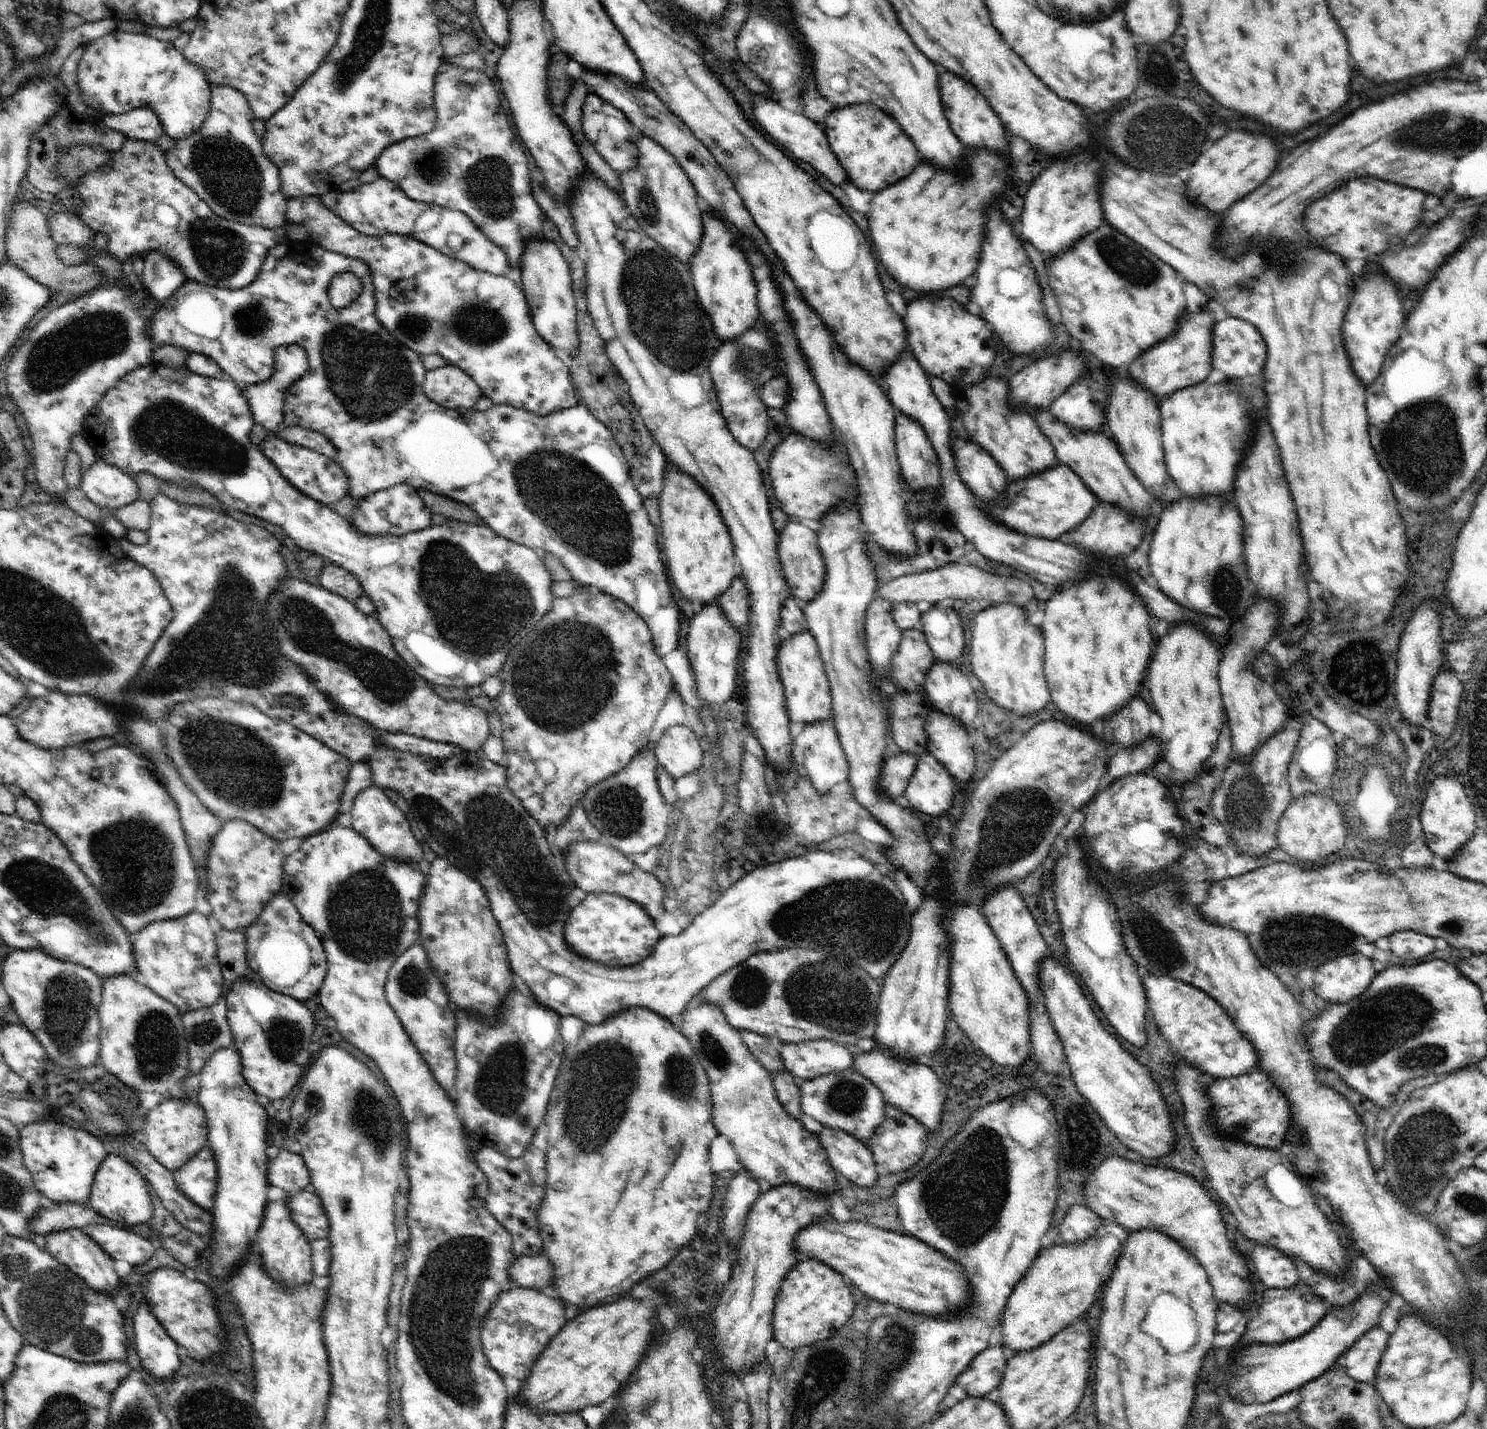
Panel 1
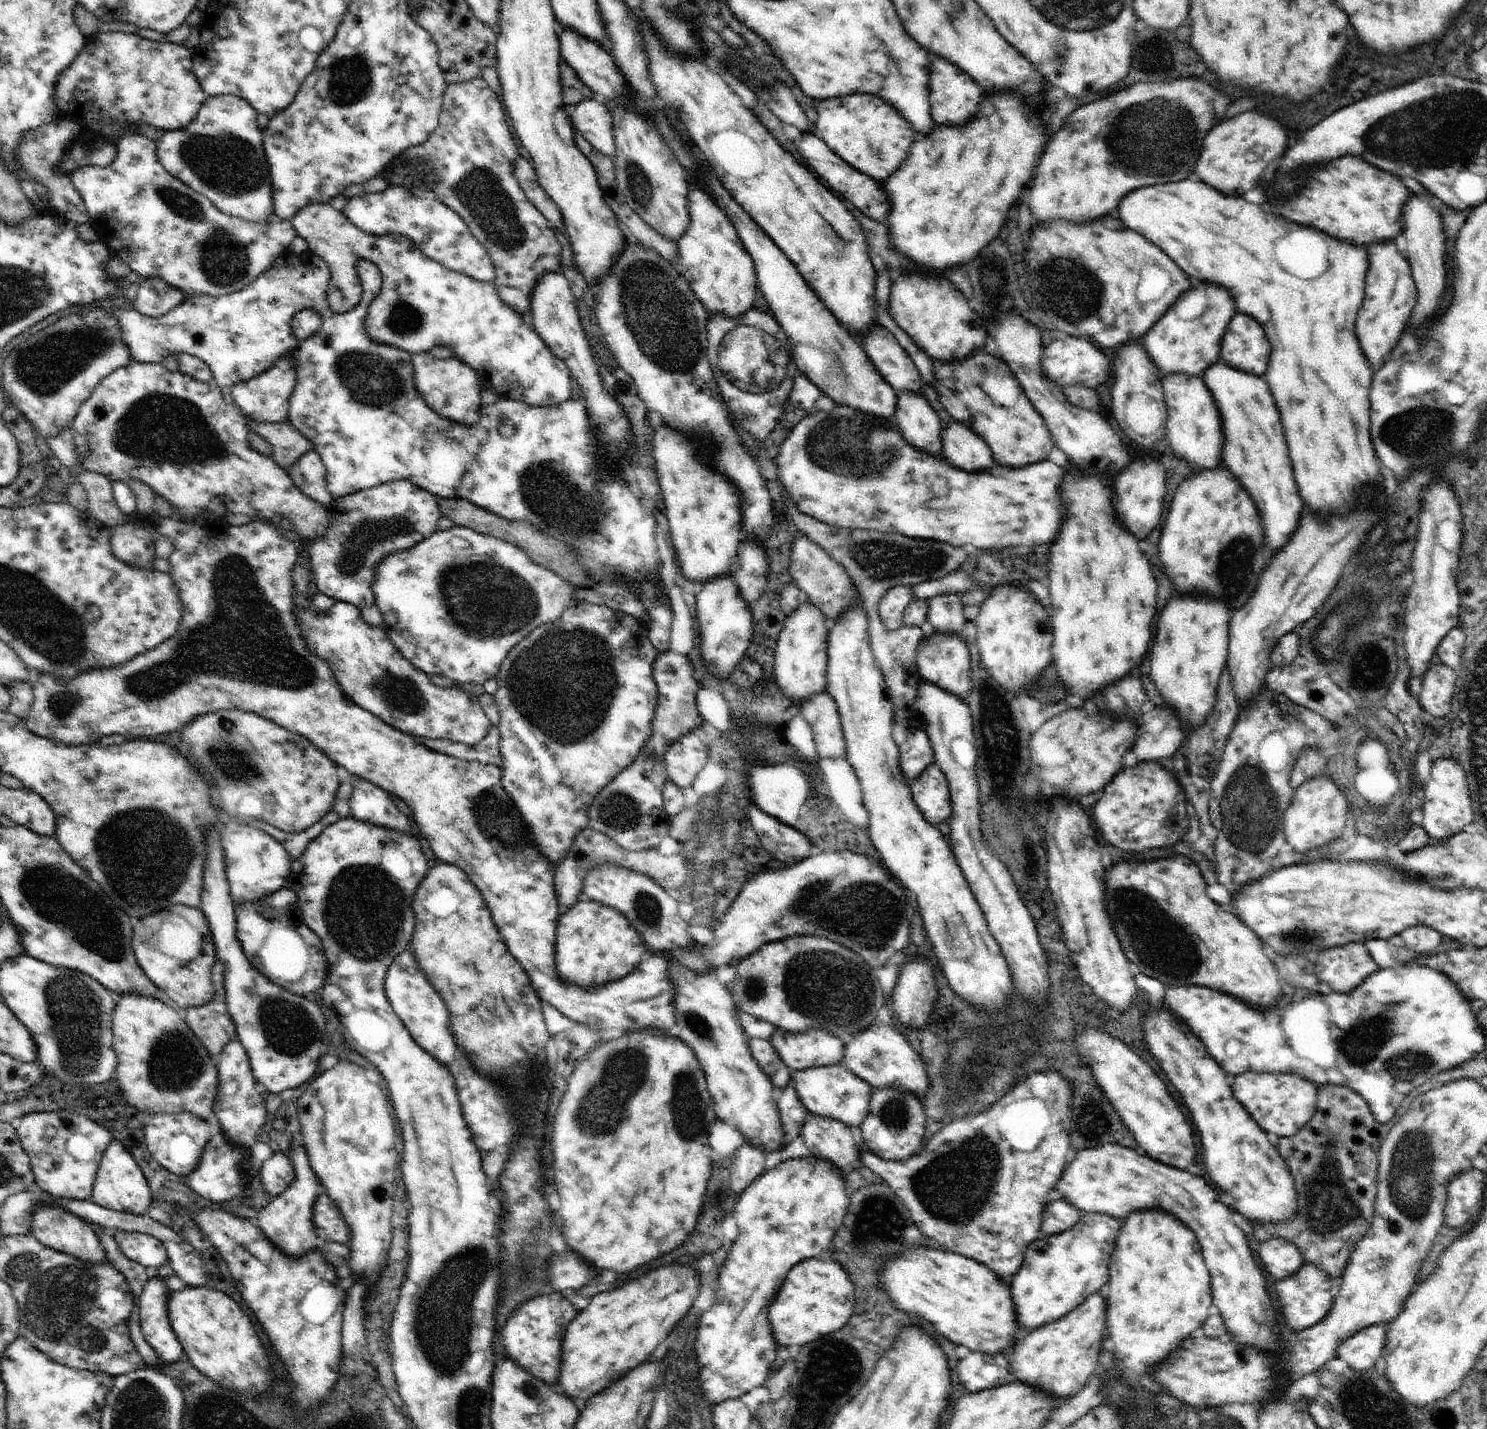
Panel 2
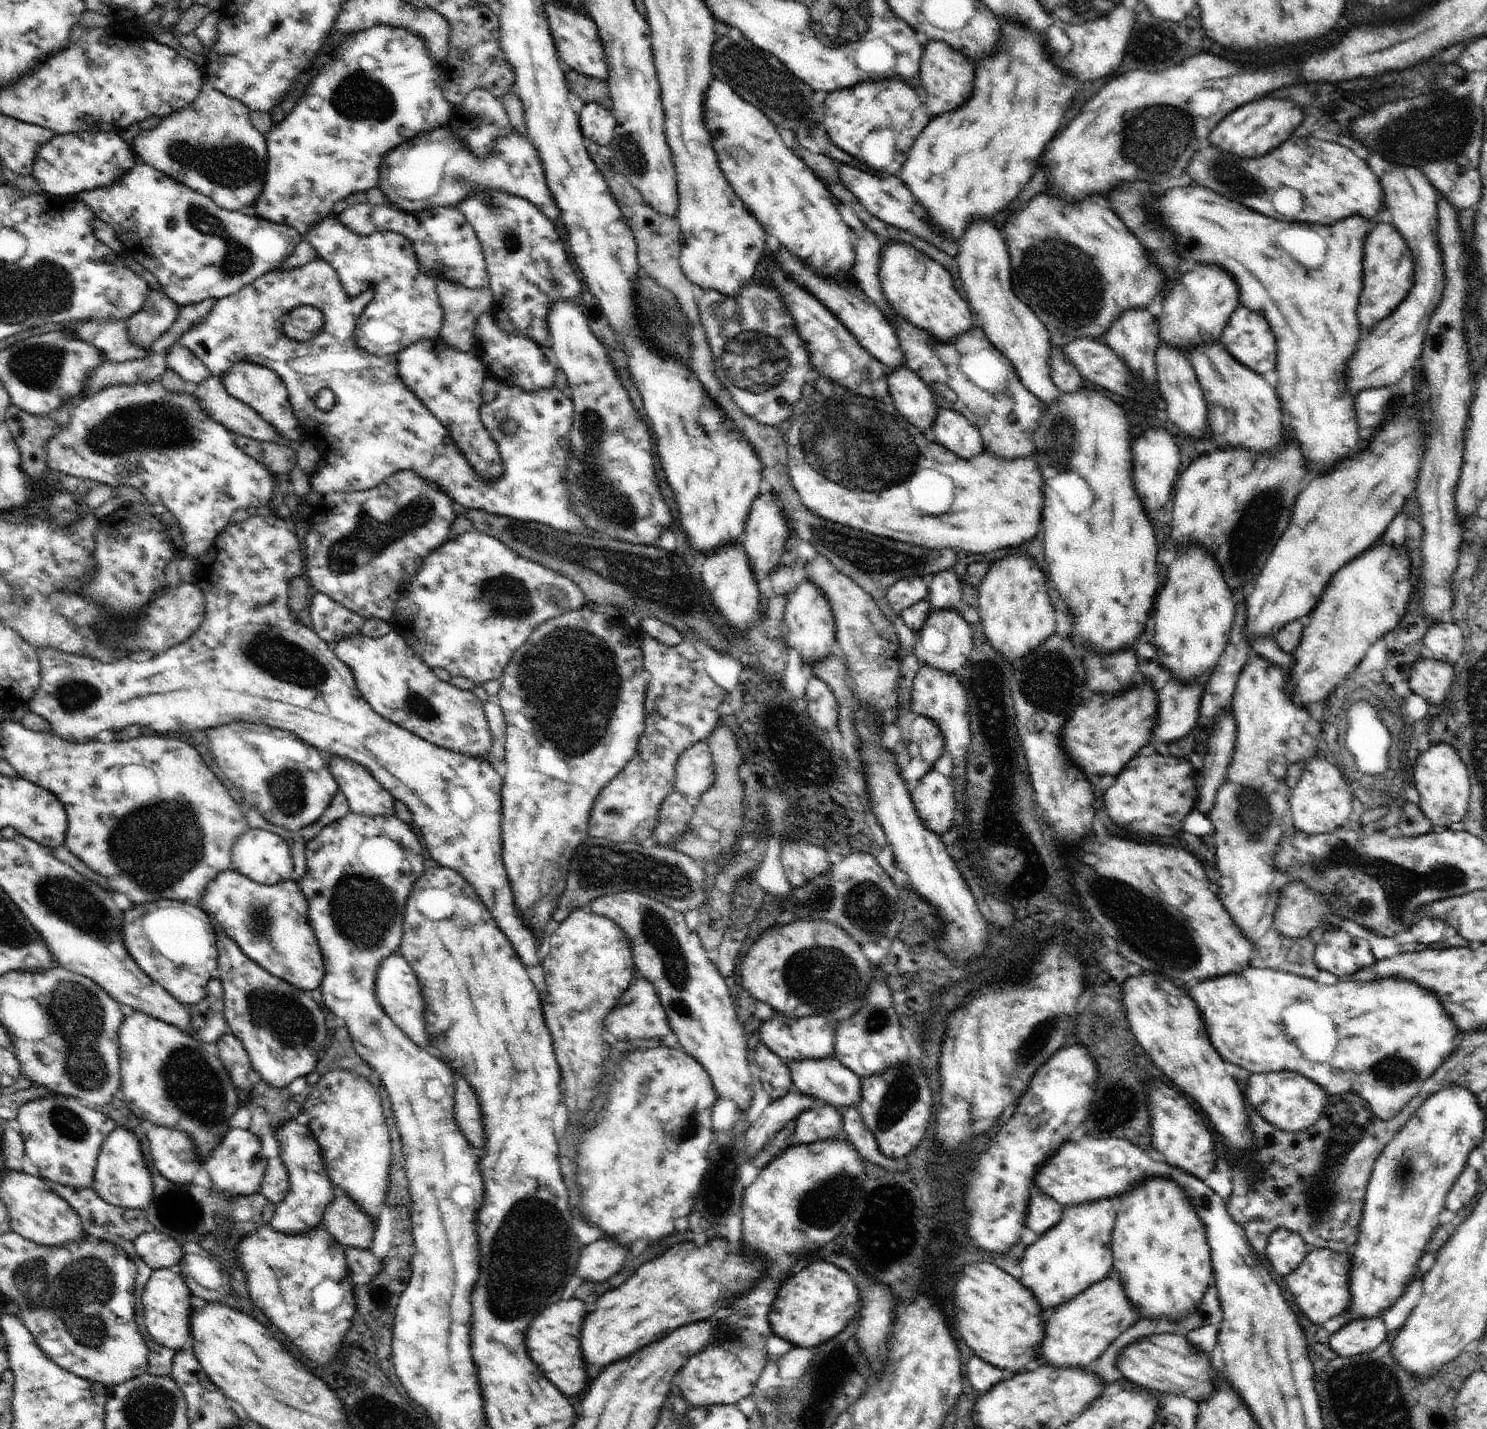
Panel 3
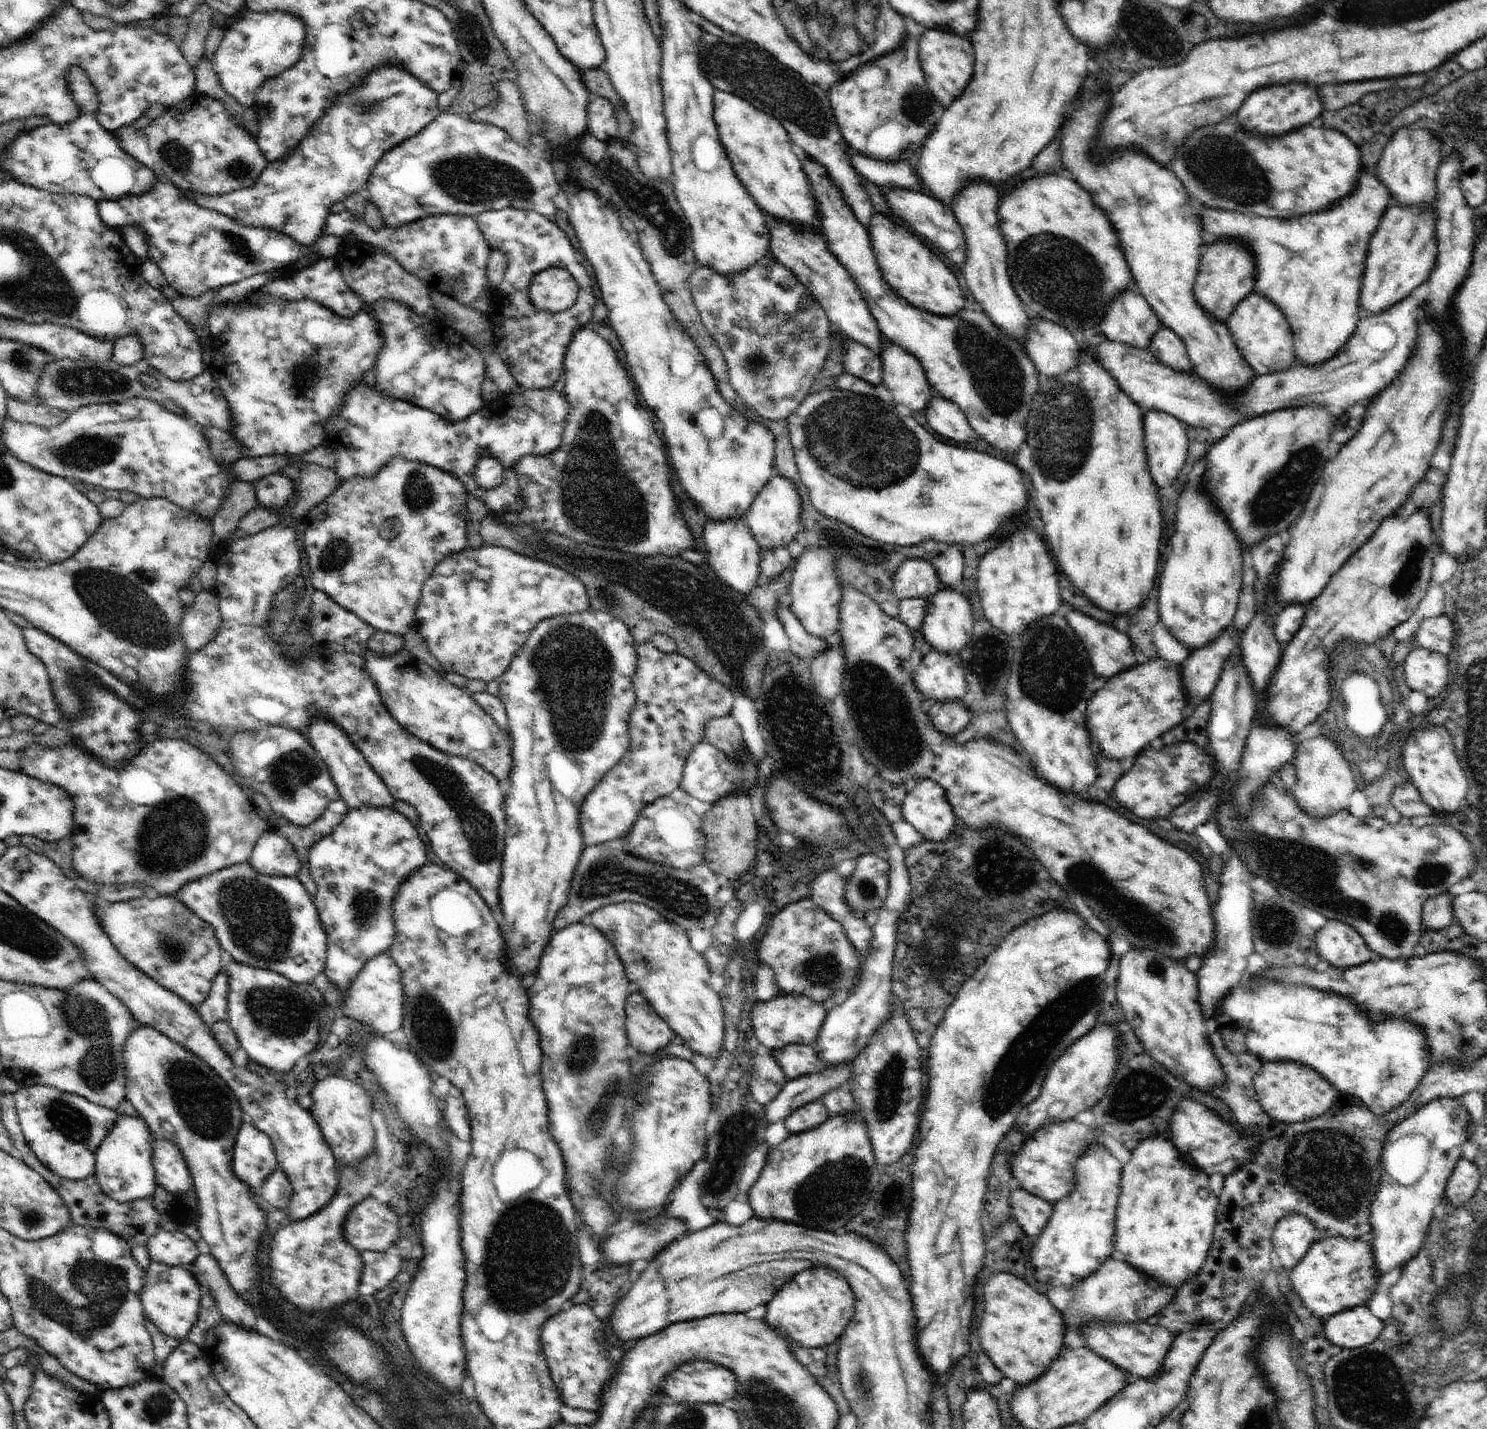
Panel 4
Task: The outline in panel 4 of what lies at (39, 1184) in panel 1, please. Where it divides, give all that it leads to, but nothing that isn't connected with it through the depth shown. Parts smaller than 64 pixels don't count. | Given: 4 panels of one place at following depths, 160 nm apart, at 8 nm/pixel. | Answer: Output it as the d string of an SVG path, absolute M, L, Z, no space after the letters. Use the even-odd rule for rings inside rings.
M48 1085L16 1087L12 1095L24 1138L40 1164L70 1180L95 1174L96 1153L117 1121L115 1110Z

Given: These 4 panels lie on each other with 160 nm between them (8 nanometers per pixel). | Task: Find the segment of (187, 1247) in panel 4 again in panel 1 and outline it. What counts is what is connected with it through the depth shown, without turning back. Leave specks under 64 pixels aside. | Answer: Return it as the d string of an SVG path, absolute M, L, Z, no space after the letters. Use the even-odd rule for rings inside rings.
M90 1224L82 1228L106 1254L115 1260L124 1260L132 1267L148 1262L157 1250L150 1238L136 1236L134 1232L108 1224Z

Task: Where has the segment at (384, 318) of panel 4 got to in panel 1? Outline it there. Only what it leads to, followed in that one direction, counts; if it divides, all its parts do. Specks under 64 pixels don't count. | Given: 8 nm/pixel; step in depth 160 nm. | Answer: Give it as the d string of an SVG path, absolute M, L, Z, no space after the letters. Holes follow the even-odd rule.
M452 365L428 371L423 390L431 402L456 411L475 408L482 398L472 378Z

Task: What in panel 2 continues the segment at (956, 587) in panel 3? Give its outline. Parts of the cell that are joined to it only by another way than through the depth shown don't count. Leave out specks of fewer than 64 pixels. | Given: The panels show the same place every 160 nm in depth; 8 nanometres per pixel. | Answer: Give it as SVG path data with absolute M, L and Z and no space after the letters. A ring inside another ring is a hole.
M948 593L934 596L928 600L929 611L927 621L935 631L958 633L967 622L963 613L964 605L960 593Z

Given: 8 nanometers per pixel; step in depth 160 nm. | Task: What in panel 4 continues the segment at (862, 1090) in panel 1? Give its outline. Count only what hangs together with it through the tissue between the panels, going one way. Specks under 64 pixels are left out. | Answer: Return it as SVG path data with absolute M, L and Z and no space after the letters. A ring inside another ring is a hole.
M790 1043L782 1048L774 1049L771 1052L771 1055L778 1061L780 1068L782 1068L788 1080L792 1080L800 1075L820 1072L820 1069L823 1069L826 1065L828 1065L818 1058L818 1055L815 1054L814 1047L807 1044Z

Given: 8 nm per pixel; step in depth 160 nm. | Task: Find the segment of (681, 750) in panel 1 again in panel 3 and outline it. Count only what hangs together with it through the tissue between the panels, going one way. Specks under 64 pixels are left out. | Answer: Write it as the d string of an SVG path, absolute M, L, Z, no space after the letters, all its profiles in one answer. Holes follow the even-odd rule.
M698 741L685 750L675 771L675 790L699 799L715 783L715 766L707 741Z

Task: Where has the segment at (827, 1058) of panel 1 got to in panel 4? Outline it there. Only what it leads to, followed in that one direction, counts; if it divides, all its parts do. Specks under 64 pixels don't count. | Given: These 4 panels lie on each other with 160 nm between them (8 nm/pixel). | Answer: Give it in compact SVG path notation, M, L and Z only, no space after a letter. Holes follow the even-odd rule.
M780 992L769 1001L755 1002L751 1006L749 1019L758 1042L773 1051L790 1043L813 1046L826 1015L827 1011L822 1007L822 1003L813 1001L809 996Z

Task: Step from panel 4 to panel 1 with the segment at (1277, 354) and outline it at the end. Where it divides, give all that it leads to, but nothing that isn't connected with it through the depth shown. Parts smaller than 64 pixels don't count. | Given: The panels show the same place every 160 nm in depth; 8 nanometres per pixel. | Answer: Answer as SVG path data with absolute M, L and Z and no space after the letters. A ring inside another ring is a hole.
M1226 318L1212 328L1212 368L1223 372L1228 380L1260 374L1266 362L1266 344L1262 334L1246 320Z

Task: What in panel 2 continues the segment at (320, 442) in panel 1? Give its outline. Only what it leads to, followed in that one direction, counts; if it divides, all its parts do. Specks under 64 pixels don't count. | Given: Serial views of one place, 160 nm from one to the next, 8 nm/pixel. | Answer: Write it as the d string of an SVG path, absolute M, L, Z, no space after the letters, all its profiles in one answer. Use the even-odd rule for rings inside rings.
M246 416L250 431L259 434L273 446L273 459L284 470L296 464L305 452L313 448L312 443L288 423L258 422Z

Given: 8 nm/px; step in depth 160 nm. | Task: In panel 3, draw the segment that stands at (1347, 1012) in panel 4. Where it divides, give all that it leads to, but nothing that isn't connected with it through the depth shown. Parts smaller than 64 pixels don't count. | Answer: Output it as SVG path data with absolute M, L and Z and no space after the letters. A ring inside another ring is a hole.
M1250 967L1236 974L1202 981L1200 986L1190 990L1190 996L1202 1010L1208 1038L1224 1060L1238 1064L1250 1073L1298 1072L1317 1082L1330 1095L1356 1093L1383 1121L1394 1118L1420 1092L1424 1081L1452 1054L1461 1039L1455 1024L1445 1014L1434 993L1426 994L1426 990L1422 990L1420 986L1408 984L1403 979L1387 978L1373 983L1339 980L1334 985L1327 986L1316 979L1284 971ZM1290 1016L1306 1016L1310 1020L1320 1018L1320 1032L1324 1032L1324 1038L1334 1034L1330 1042L1320 1040L1320 1044L1316 1044L1314 1068L1312 1062L1308 1064L1308 1060L1302 1058L1298 1038L1292 1038L1286 1026L1286 1018Z

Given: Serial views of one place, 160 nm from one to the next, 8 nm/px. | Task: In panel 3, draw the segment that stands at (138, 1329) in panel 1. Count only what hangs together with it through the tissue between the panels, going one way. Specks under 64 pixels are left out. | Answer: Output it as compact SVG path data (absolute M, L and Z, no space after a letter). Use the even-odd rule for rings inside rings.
M169 1268L156 1269L144 1285L141 1301L141 1315L146 1330L160 1346L167 1346L174 1352L182 1350L184 1340L190 1336L191 1290L181 1273L174 1273Z

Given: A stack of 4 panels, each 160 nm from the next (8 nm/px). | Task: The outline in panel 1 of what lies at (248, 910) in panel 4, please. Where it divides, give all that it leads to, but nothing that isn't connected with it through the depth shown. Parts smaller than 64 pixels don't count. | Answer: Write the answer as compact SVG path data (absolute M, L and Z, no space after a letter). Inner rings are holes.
M276 894L258 920L244 932L248 966L269 990L302 1003L318 995L328 969L325 950L318 934L304 922L302 914L286 894Z

